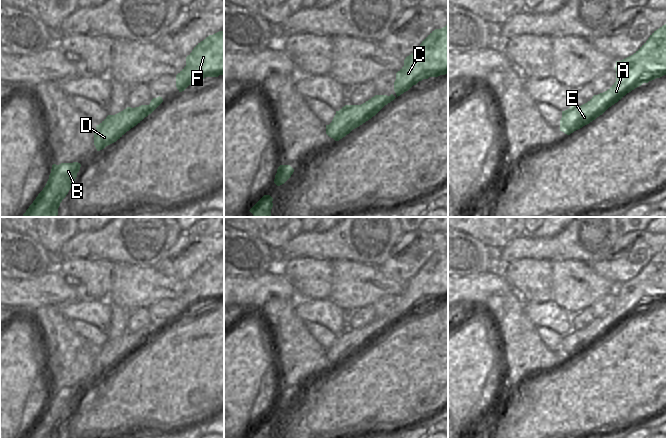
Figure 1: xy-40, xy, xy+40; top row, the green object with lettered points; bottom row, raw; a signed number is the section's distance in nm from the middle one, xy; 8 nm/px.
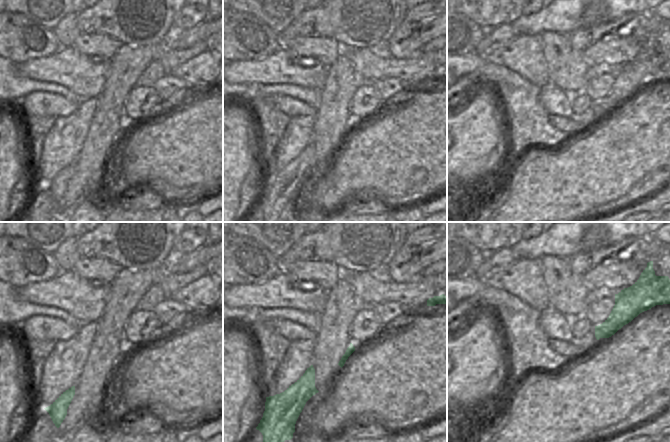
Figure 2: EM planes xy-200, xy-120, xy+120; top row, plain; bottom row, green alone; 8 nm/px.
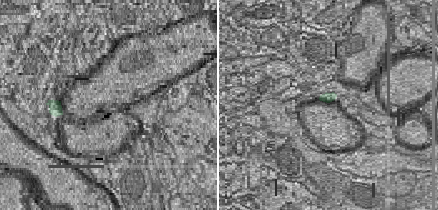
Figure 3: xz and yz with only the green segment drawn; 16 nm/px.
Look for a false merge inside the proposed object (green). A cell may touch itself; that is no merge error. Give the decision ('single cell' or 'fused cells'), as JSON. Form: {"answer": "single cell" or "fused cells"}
{"answer": "single cell"}

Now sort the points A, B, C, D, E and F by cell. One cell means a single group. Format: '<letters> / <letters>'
A B C D E F

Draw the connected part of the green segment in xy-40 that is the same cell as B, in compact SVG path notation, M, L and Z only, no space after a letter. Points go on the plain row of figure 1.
M78 386L53 388L45 411L24 438L58 438L60 427L68 418L80 391Z

